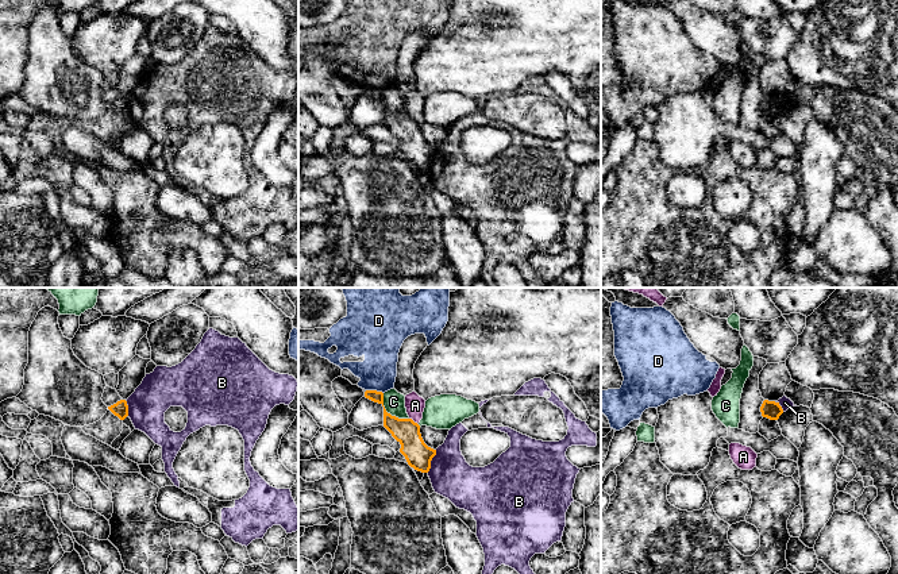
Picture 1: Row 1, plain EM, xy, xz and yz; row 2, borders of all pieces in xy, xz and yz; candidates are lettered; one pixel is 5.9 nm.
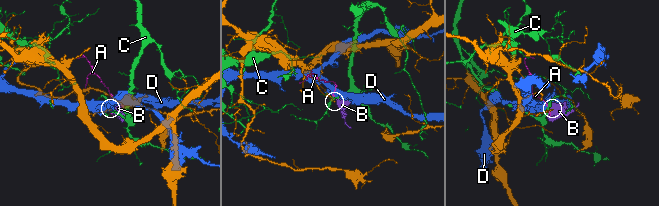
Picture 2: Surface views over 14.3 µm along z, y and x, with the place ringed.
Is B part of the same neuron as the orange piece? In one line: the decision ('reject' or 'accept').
reject

